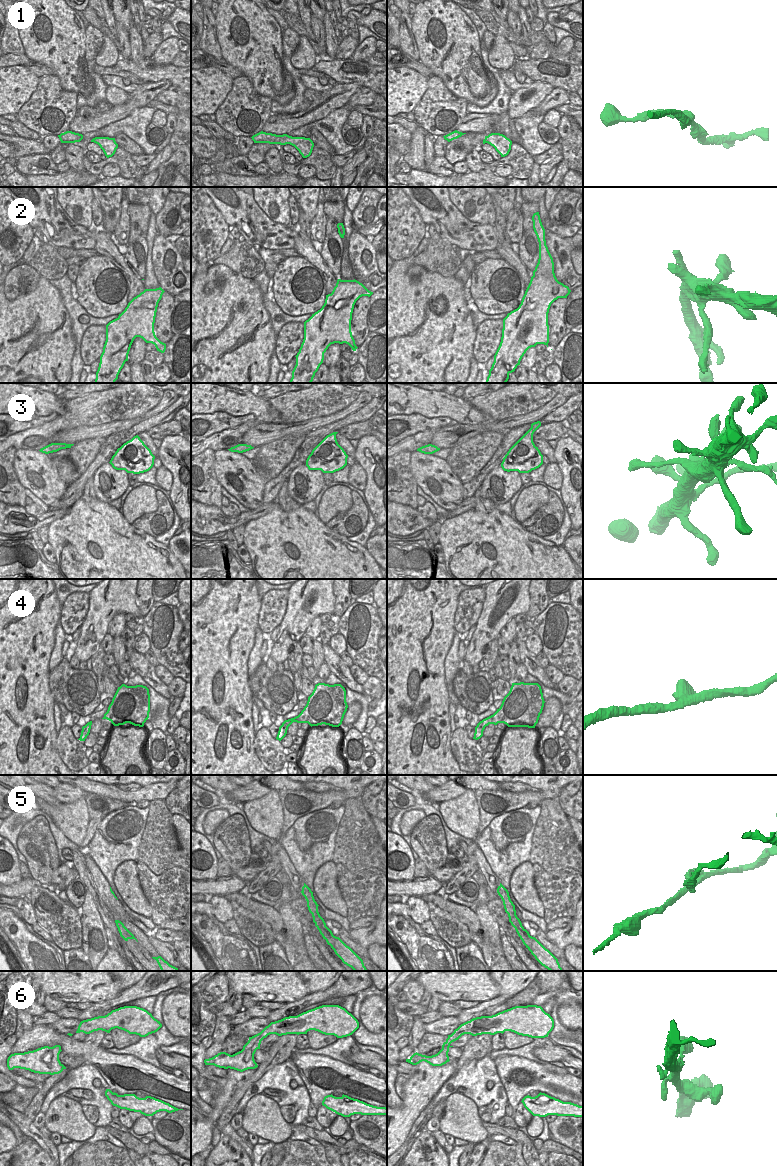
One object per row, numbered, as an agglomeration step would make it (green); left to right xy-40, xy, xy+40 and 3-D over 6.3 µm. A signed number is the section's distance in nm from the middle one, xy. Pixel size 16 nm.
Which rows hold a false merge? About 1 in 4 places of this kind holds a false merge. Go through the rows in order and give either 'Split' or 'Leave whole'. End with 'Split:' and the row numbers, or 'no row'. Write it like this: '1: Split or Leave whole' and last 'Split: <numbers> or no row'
1: Leave whole
2: Leave whole
3: Leave whole
4: Leave whole
5: Split
6: Leave whole
Split: 5

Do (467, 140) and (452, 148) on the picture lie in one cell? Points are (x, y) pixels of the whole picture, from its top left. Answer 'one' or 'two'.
one

